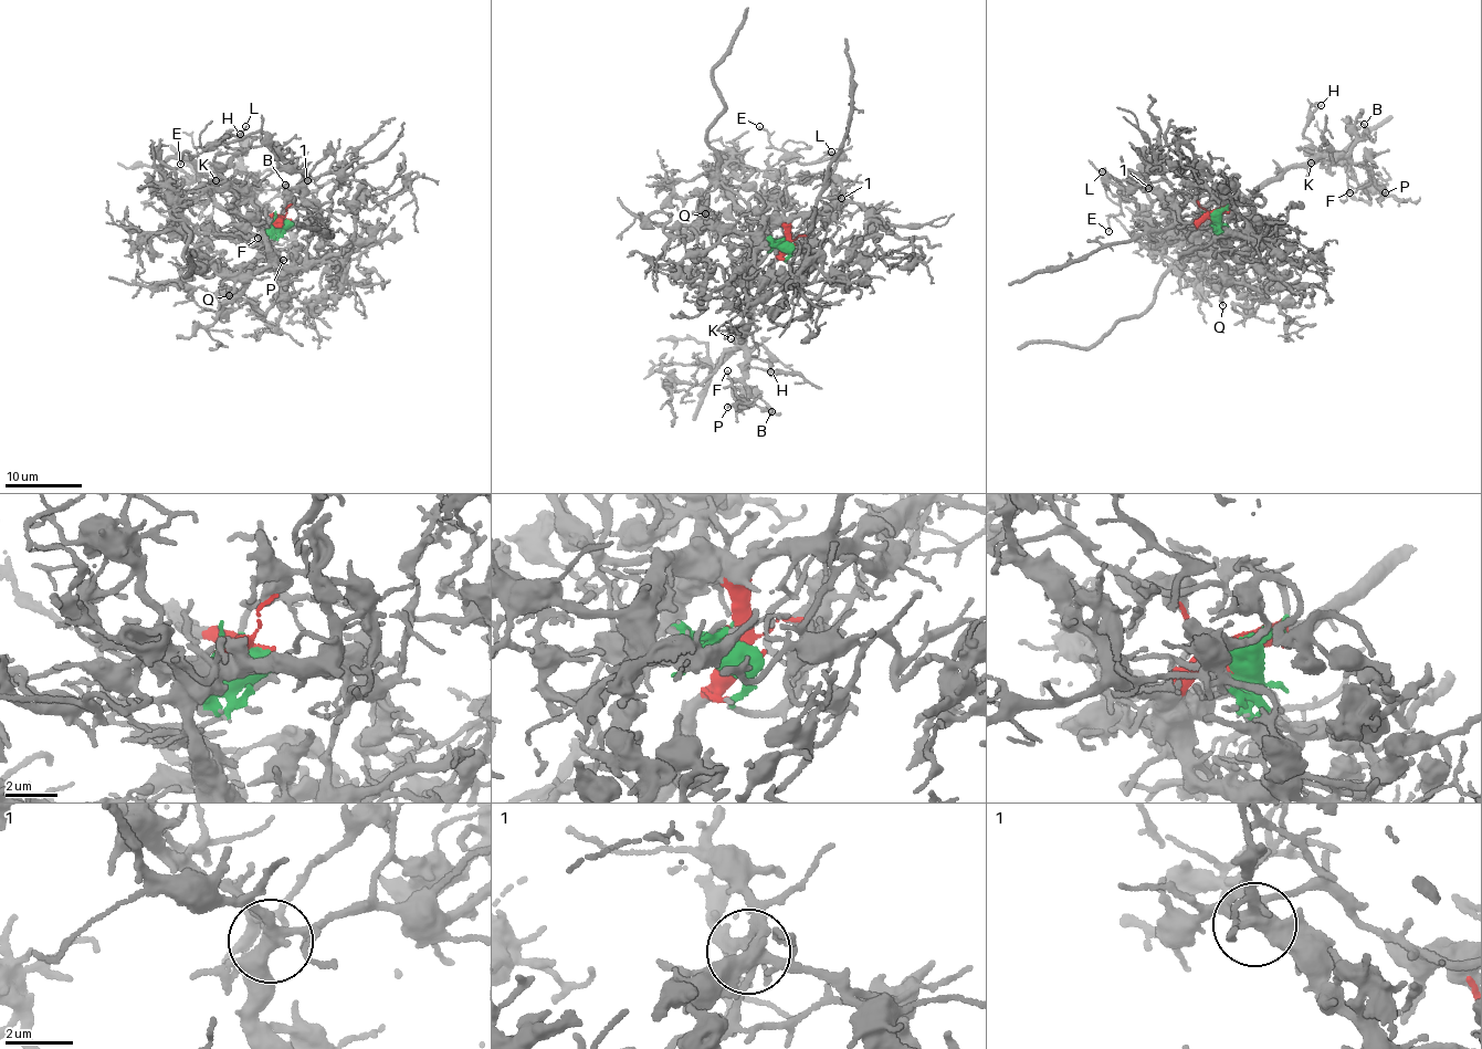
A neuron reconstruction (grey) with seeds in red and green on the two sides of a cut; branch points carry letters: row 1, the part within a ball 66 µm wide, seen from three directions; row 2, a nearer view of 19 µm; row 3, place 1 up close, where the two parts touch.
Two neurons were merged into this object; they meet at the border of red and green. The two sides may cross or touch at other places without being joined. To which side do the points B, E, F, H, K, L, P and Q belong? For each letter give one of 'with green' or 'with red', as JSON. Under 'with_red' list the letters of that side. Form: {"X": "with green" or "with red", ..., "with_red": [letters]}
{"B": "with red", "E": "with red", "F": "with red", "H": "with red", "K": "with red", "L": "with red", "P": "with red", "Q": "with red", "with_red": ["B", "E", "F", "H", "K", "L", "P", "Q"]}

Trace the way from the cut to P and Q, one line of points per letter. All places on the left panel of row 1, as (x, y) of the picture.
P: (282, 219), (267, 216), (237, 184), (250, 196), (246, 207), (260, 211), (279, 229), (290, 232), (283, 260)
Q: (282, 219), (266, 235), (269, 263), (233, 284), (230, 296)

